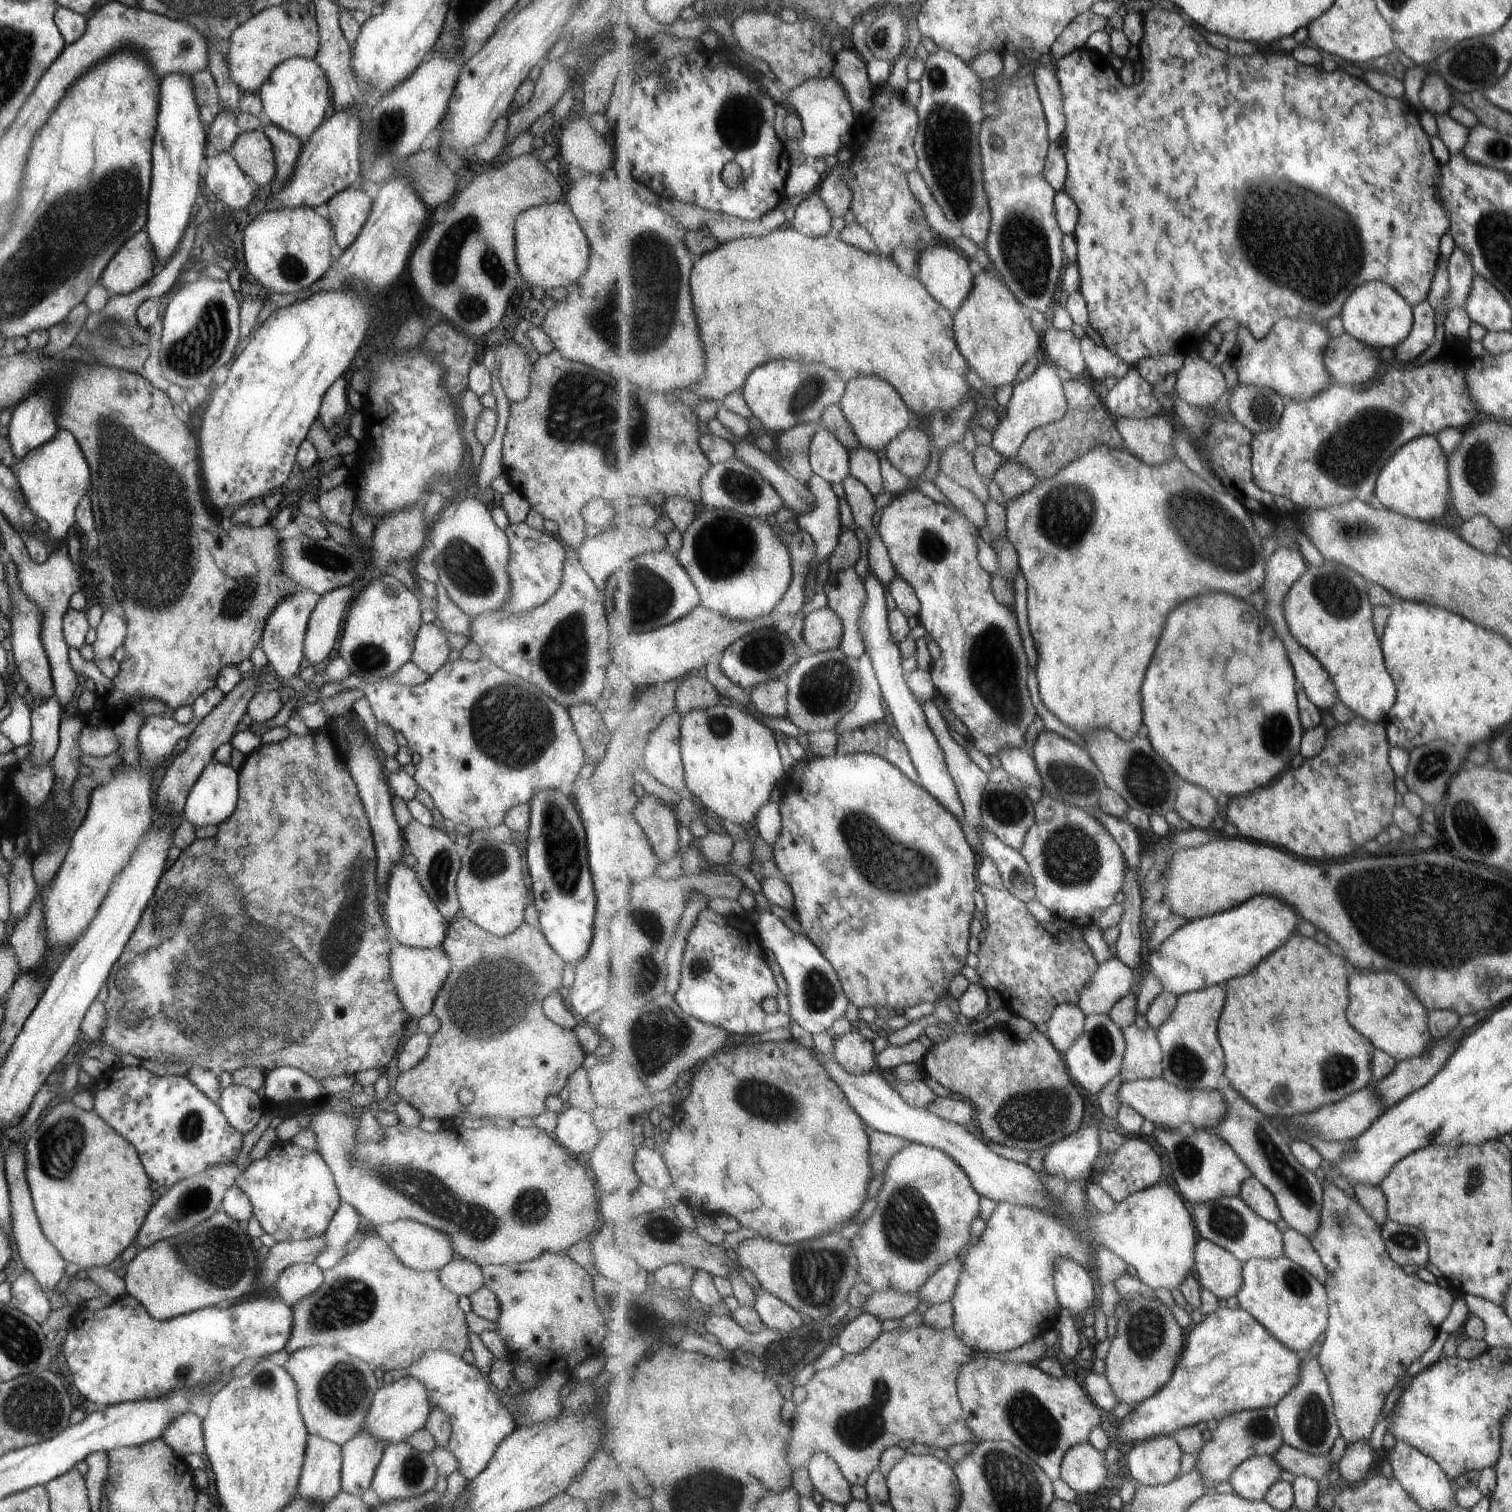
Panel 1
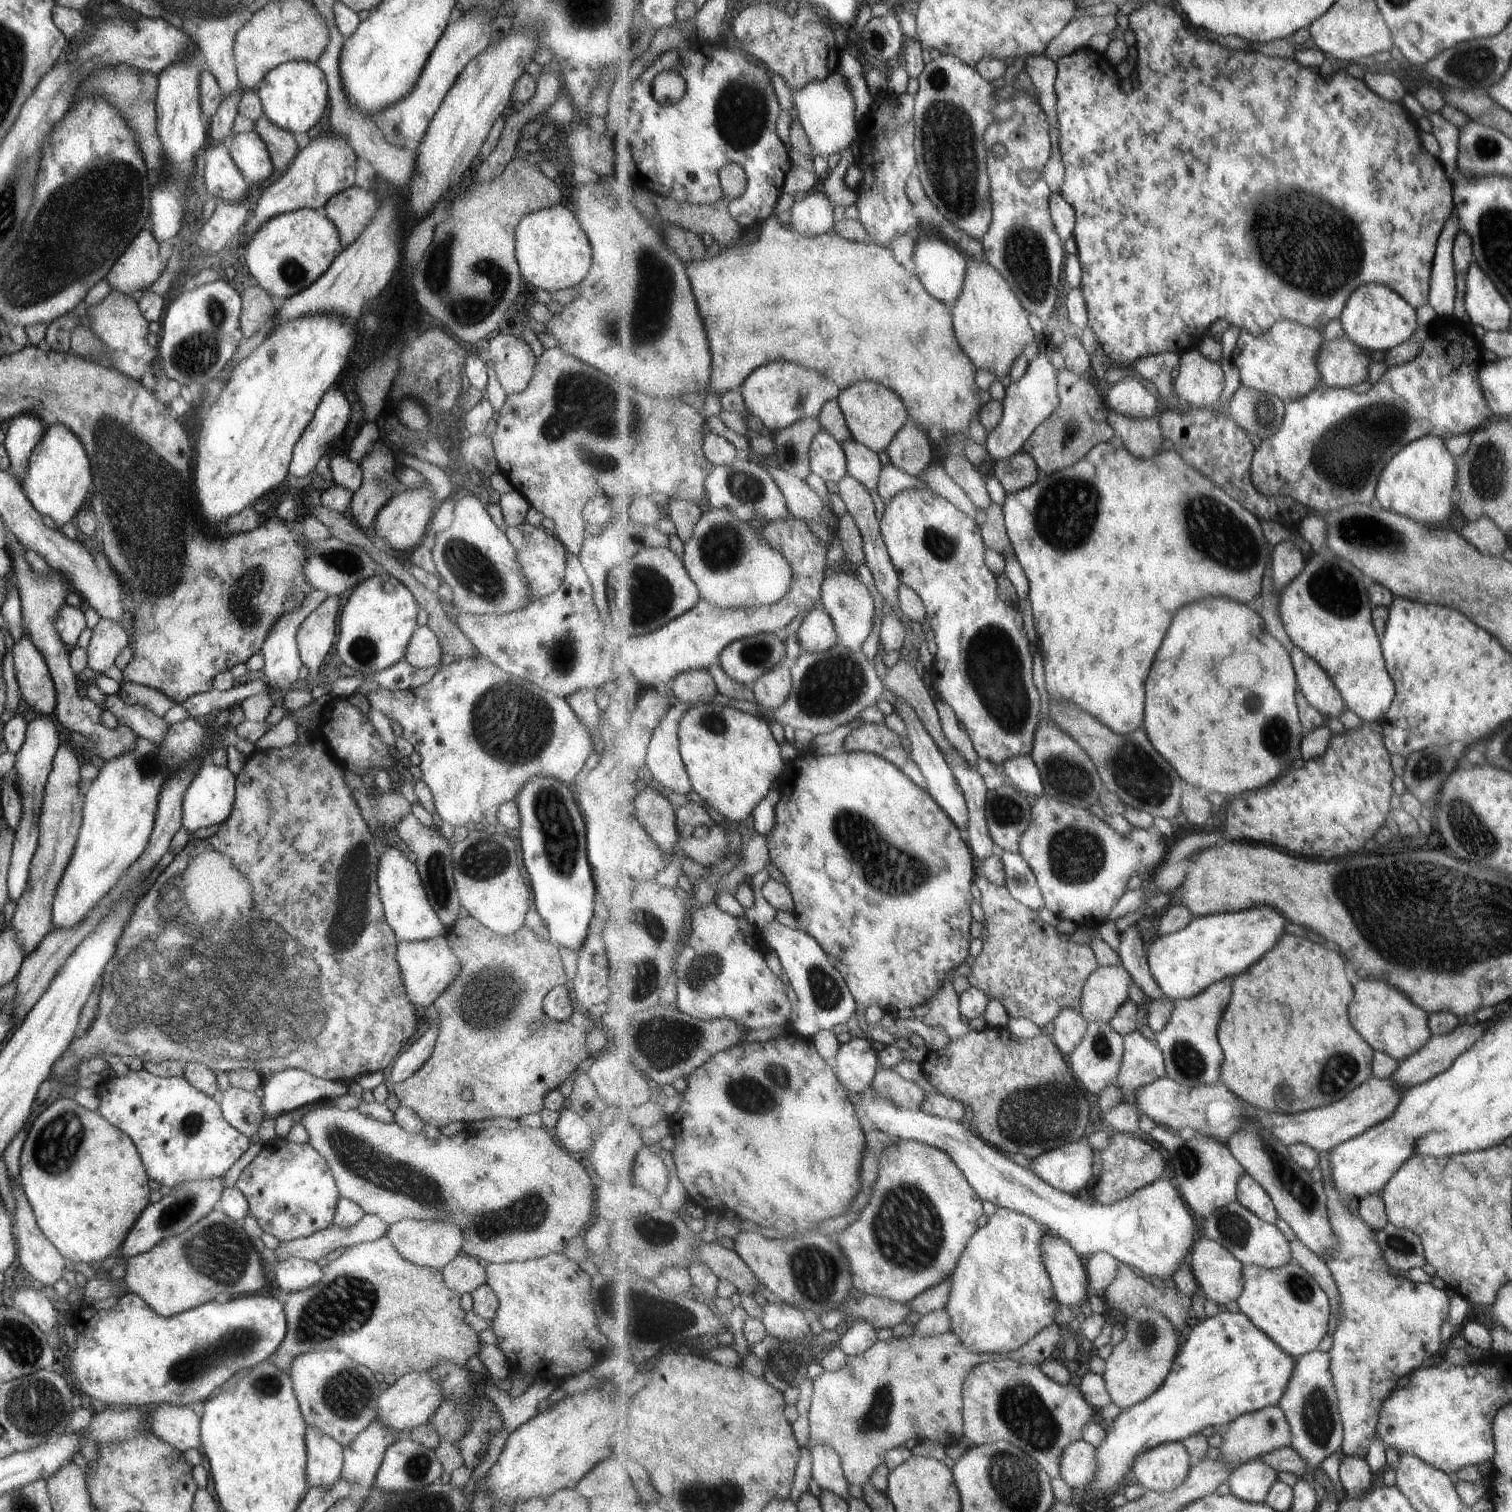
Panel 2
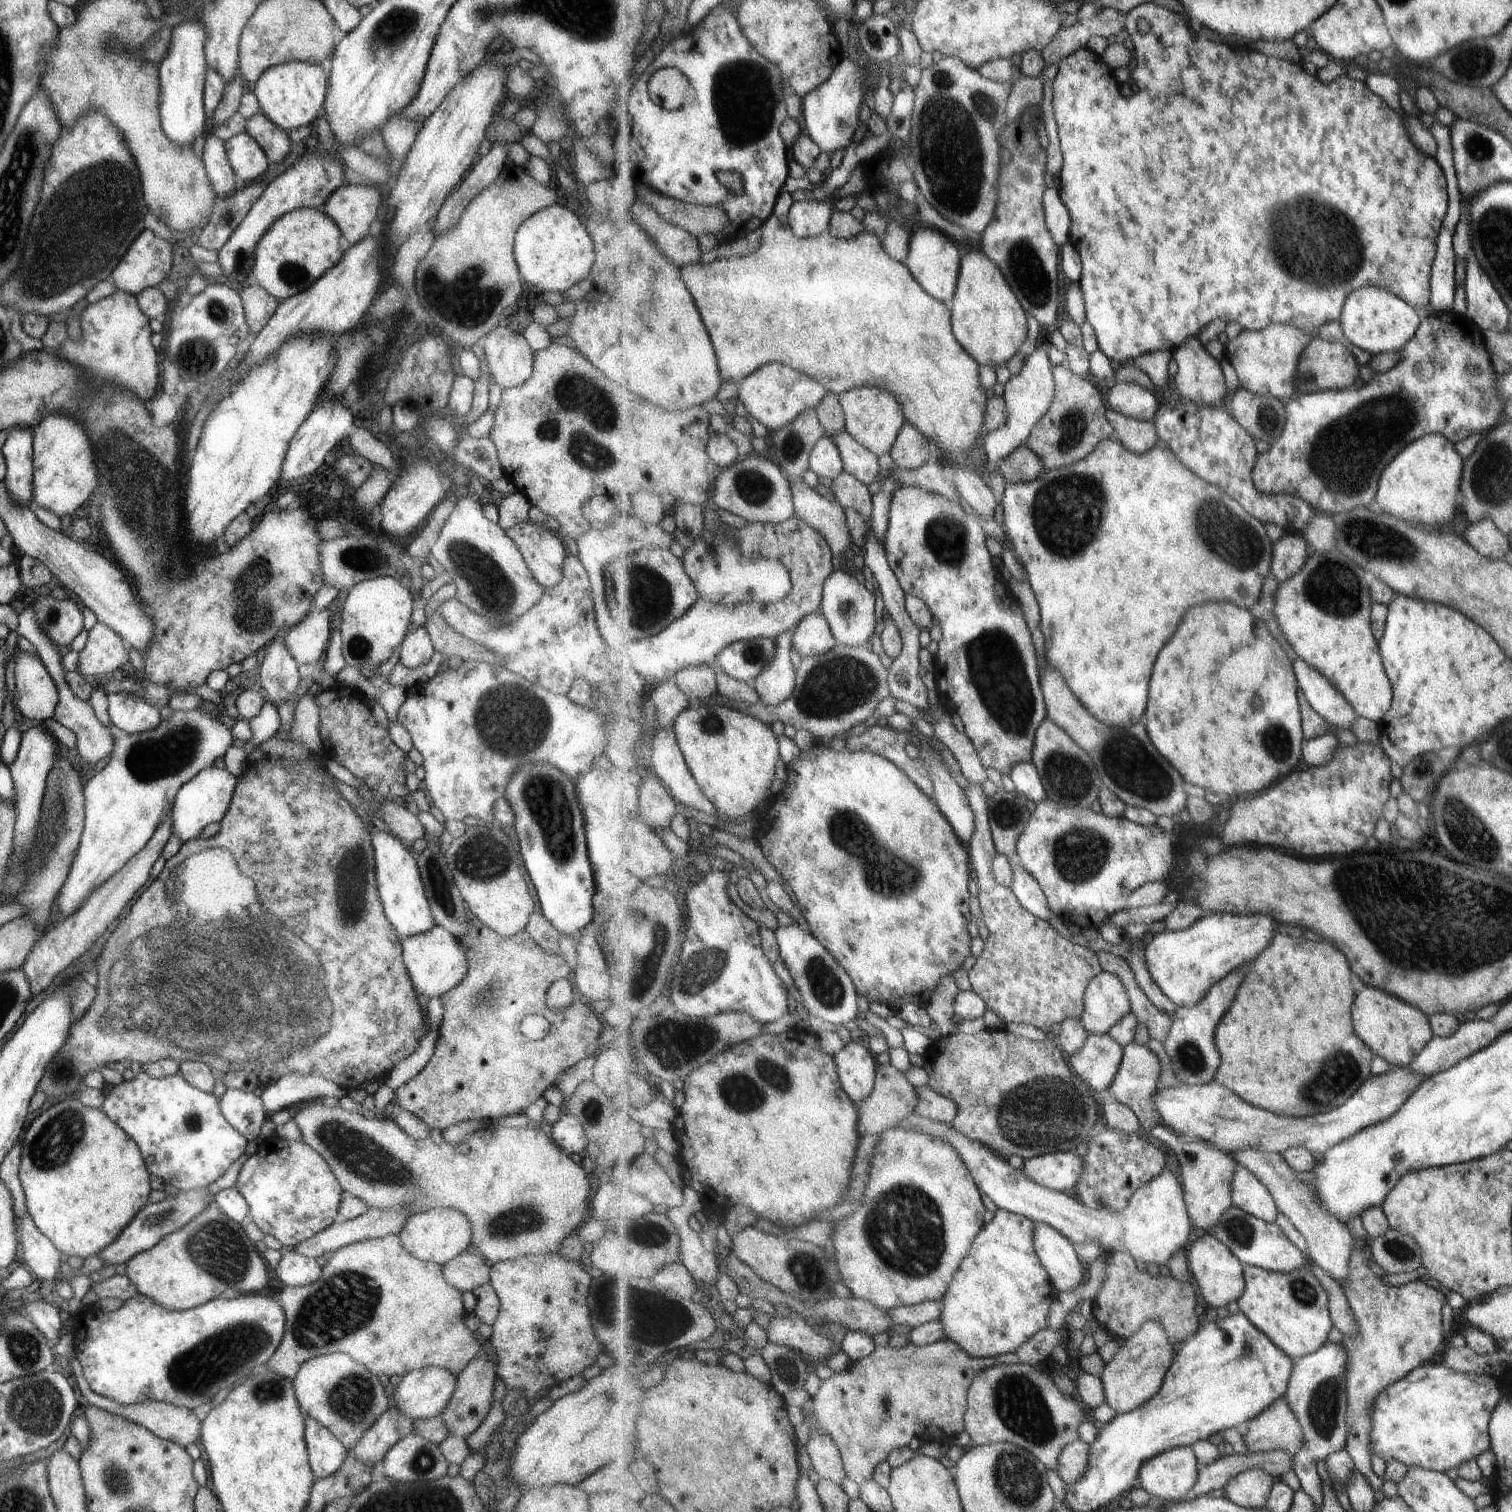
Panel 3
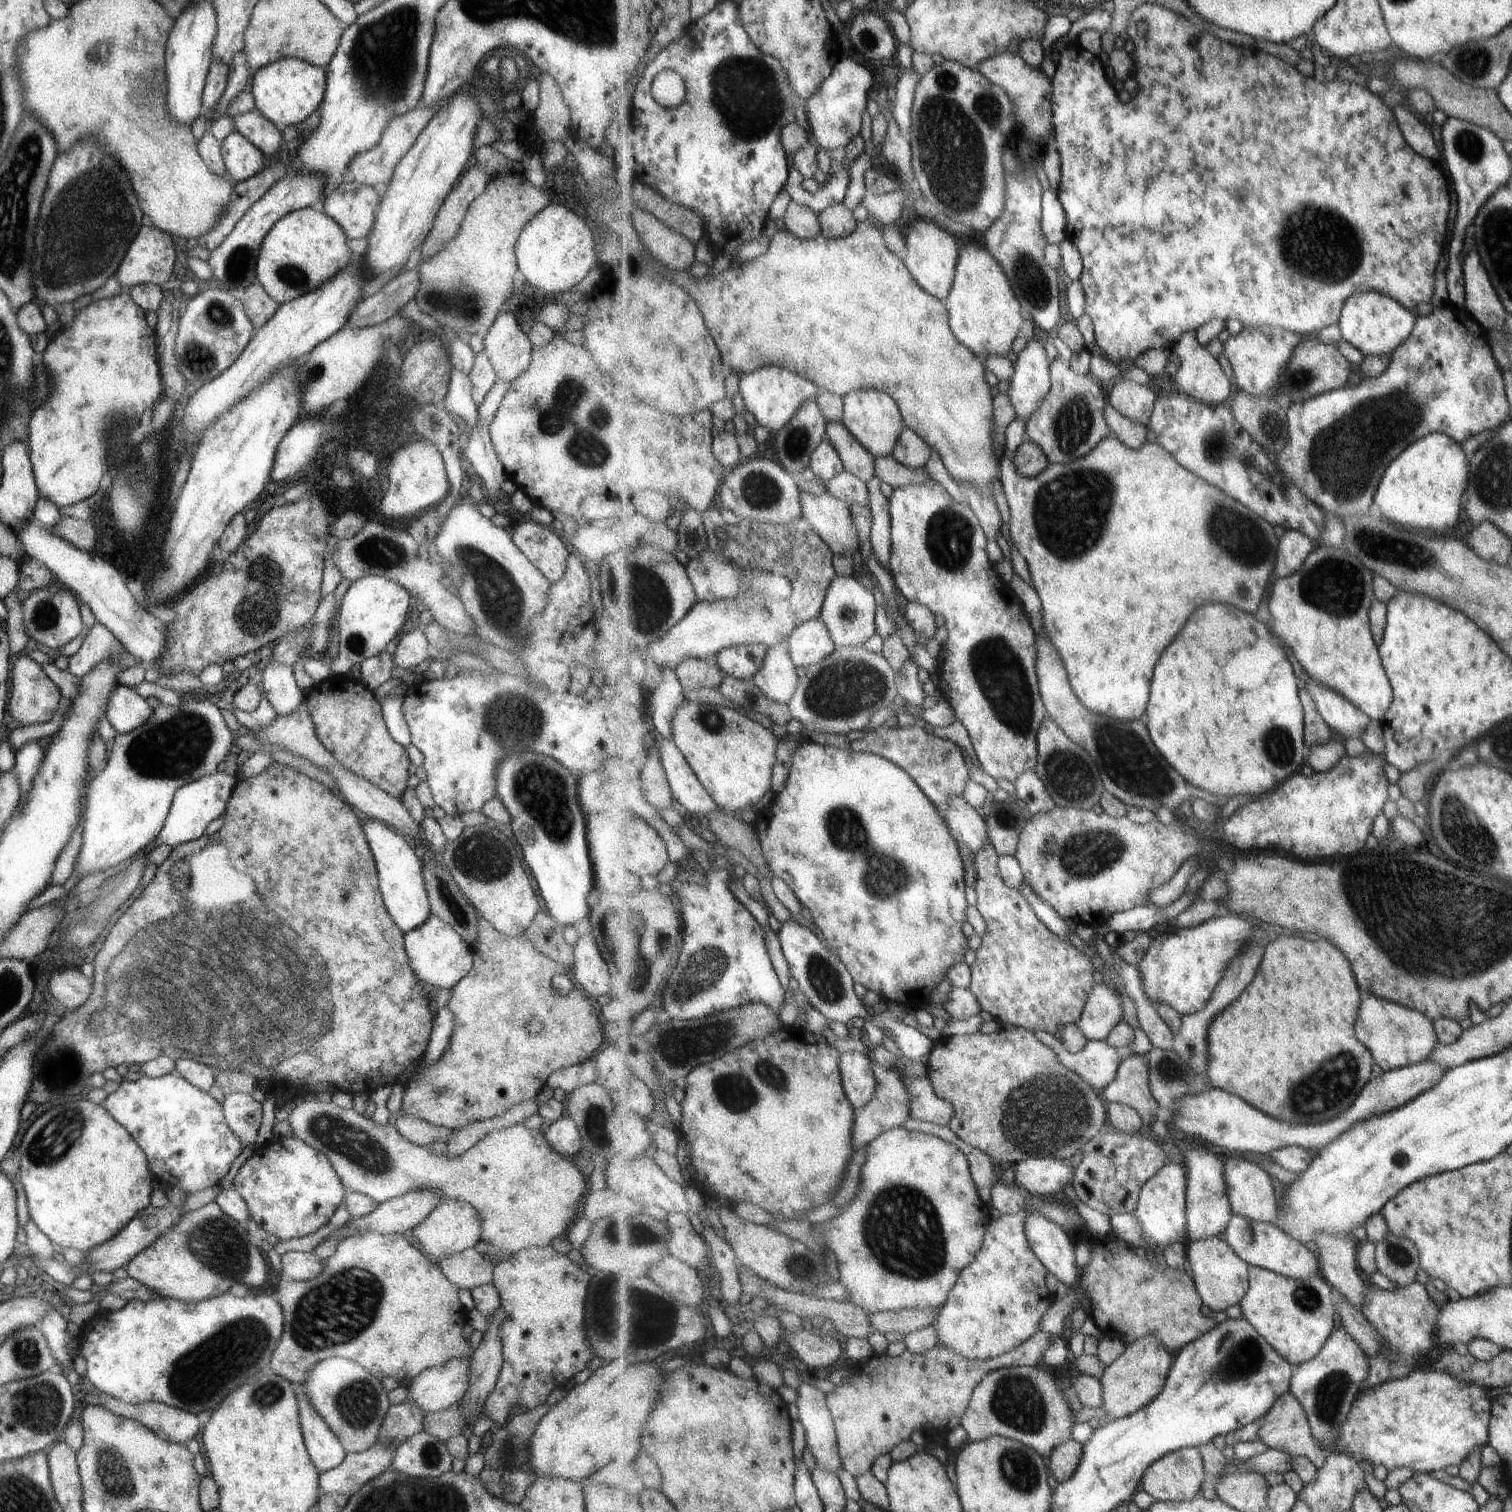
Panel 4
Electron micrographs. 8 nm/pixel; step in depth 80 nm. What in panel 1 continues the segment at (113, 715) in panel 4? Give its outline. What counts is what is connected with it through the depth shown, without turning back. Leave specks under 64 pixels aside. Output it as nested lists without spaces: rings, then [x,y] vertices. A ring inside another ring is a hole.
[[[164,715],[143,718],[137,734],[137,754],[149,764],[159,767],[173,752],[177,740],[187,739],[193,726],[181,726],[173,718]]]

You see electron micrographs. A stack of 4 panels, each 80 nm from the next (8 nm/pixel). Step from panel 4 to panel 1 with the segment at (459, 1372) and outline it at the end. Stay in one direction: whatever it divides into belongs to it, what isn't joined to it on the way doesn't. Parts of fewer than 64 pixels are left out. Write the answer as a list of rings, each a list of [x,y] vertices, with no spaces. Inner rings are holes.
[[[405,1376],[395,1380],[392,1384],[384,1384],[373,1392],[367,1414],[361,1422],[361,1428],[355,1434],[365,1432],[379,1442],[383,1440],[386,1445],[389,1443],[399,1444],[399,1442],[405,1442],[413,1432],[424,1428],[430,1410],[427,1392],[425,1392],[423,1384],[411,1376]]]

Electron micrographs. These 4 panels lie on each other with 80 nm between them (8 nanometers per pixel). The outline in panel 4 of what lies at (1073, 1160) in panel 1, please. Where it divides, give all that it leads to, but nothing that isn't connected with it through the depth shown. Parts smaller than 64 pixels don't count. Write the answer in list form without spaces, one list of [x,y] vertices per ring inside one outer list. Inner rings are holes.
[[[1028,1158],[1014,1165],[1014,1179],[1033,1195],[1047,1197],[1072,1184],[1076,1170],[1068,1159]]]

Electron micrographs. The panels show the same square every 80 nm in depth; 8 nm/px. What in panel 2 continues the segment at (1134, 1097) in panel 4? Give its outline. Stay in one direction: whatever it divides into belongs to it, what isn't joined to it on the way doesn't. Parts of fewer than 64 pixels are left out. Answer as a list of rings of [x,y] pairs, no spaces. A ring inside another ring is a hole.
[[[1142,1031],[1123,1036],[1123,1048],[1125,1048],[1124,1059],[1120,1064],[1120,1075],[1117,1082],[1117,1086],[1121,1090],[1119,1100],[1137,1107],[1141,1119],[1141,1129],[1150,1134],[1159,1124],[1142,1112],[1139,1103],[1133,1101],[1133,1095],[1141,1087],[1168,1076],[1164,1052],[1157,1042],[1150,1041]]]

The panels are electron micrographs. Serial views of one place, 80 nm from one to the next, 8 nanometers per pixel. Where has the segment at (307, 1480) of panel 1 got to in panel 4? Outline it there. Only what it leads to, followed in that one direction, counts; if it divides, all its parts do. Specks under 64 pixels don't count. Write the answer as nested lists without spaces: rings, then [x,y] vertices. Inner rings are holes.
[[[301,1387],[296,1390],[298,1417],[304,1445],[319,1473],[335,1468],[345,1458],[340,1440],[329,1430],[325,1421],[308,1403]]]

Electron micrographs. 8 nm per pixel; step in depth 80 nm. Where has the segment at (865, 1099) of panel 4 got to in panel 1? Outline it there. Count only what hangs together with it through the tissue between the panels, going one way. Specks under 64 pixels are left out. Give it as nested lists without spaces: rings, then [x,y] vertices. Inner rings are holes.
[[[854,1028],[834,1041],[834,1058],[845,1070],[849,1070],[849,1074],[869,1074],[878,1069],[873,1041],[861,1036]]]

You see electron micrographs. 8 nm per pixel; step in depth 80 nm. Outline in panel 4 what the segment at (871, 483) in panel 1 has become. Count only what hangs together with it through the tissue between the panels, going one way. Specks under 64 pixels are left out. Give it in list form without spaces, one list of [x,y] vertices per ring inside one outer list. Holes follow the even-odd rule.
[[[830,422],[826,426],[827,440],[840,453],[844,467],[865,482],[876,476],[876,460],[861,443],[849,432],[843,422]]]

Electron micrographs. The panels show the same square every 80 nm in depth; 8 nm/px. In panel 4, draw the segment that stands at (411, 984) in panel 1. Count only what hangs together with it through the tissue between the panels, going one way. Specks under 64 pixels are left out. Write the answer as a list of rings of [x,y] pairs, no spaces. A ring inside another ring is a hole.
[[[429,913],[424,923],[402,934],[403,948],[408,956],[408,963],[417,980],[443,990],[451,988],[462,976],[469,972],[472,954],[468,944],[437,915]]]

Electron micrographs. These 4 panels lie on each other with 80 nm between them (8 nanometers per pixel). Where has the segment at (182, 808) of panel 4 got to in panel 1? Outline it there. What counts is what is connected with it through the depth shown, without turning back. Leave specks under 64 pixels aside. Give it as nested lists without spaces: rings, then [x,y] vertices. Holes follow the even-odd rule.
[[[210,761],[199,774],[197,780],[189,790],[185,798],[182,819],[195,826],[212,825],[217,827],[223,820],[226,820],[235,809],[238,798],[237,787],[238,772],[227,764],[218,764]]]

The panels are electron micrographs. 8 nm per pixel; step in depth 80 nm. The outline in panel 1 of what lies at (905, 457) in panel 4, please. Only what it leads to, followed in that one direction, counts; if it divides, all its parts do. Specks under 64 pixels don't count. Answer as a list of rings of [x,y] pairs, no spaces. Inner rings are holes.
[[[924,426],[907,428],[886,447],[886,456],[903,476],[922,479],[931,460],[931,435]]]

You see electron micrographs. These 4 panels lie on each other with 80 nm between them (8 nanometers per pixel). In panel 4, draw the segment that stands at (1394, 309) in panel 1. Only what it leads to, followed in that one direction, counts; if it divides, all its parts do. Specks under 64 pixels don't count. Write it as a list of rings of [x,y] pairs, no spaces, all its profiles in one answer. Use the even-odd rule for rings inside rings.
[[[1375,291],[1350,296],[1338,322],[1341,337],[1366,357],[1394,353],[1409,338],[1414,324],[1415,315],[1405,305],[1393,297]]]

